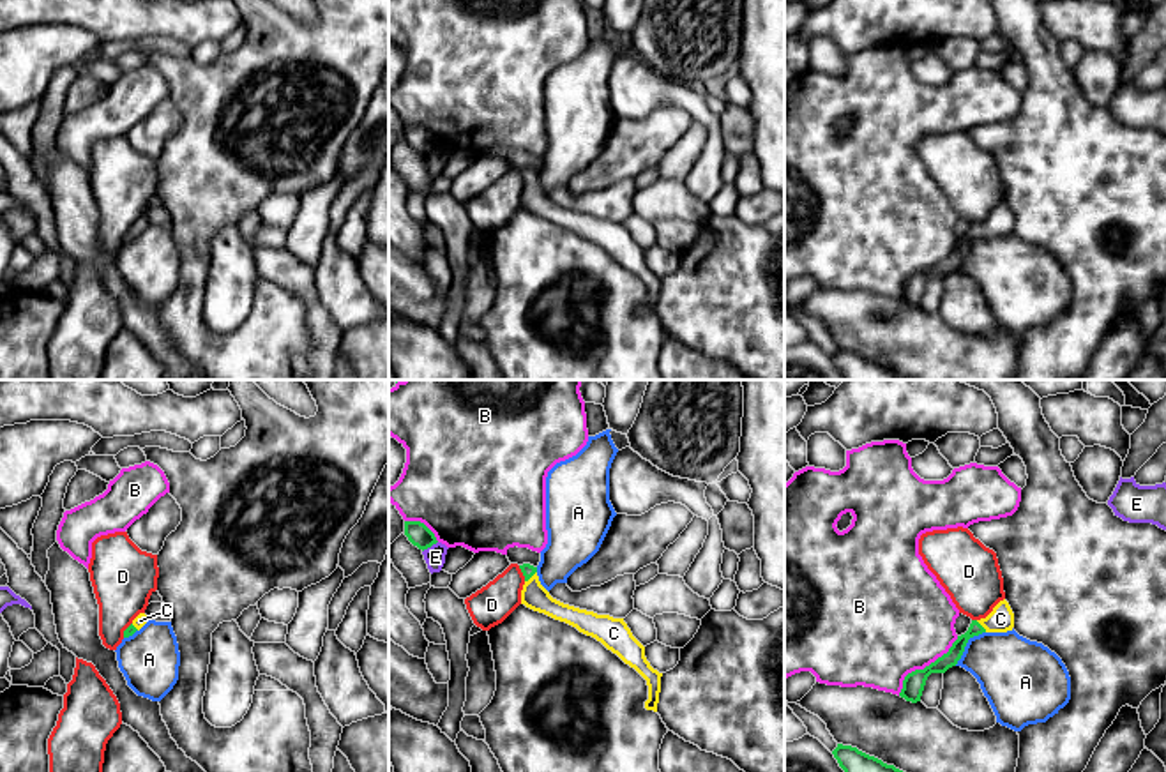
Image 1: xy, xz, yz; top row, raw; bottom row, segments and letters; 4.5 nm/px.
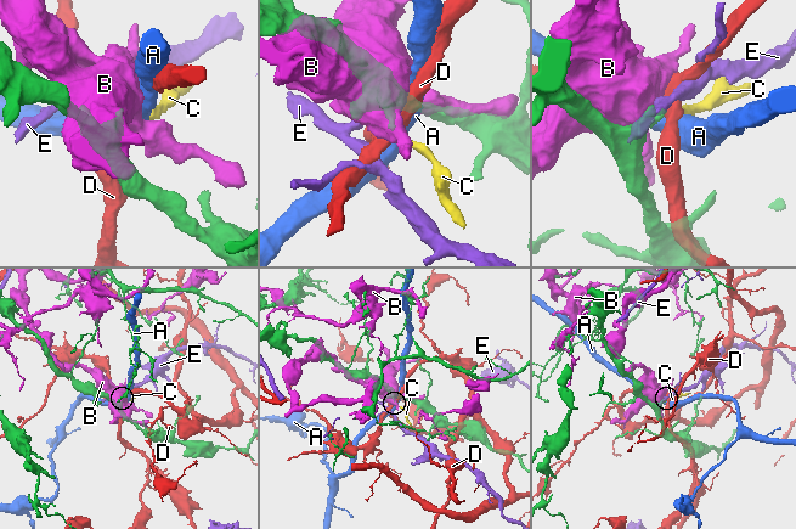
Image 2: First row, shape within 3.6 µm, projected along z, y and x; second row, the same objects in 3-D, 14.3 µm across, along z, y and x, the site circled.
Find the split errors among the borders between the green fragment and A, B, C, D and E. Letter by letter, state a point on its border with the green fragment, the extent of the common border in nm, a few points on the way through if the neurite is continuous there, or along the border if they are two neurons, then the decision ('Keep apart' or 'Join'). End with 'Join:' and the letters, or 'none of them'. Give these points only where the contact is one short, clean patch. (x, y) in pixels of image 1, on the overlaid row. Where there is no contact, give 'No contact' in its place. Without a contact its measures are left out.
A: Touches green at yz (965, 645). Shared border 220 nm. Keep apart
B: Touches green at yz (926, 666). Shared border 380 nm. Keep apart
C: Touches green at xz (530, 576). Shared border 80 nm. Path across: xz (527, 569), (530, 576), (534, 596). Join
D: Touches green at xz (522, 571). Shared border 80 nm. Boundary: xz (518, 566), (525, 580). Keep apart
E: Touches green at xz (430, 546). Shared border 90 nm. Boundary: xz (437, 541), (423, 552). Keep apart
Join: C

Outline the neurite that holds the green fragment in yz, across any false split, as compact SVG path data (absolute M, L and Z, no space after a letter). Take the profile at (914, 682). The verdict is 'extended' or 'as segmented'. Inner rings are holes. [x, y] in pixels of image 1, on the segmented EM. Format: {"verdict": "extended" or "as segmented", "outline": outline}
{"verdict": "extended", "outline": "M1003 599L993 608L993 611L986 618L972 620L968 631L958 636L947 654L938 657L924 670L915 670L908 673L903 680L903 689L899 696L912 703L920 701L928 677L931 673L945 673L949 668L956 666L970 638L979 636L982 632L1007 632L1012 631L1012 627L1014 613L1009 602Z"}

